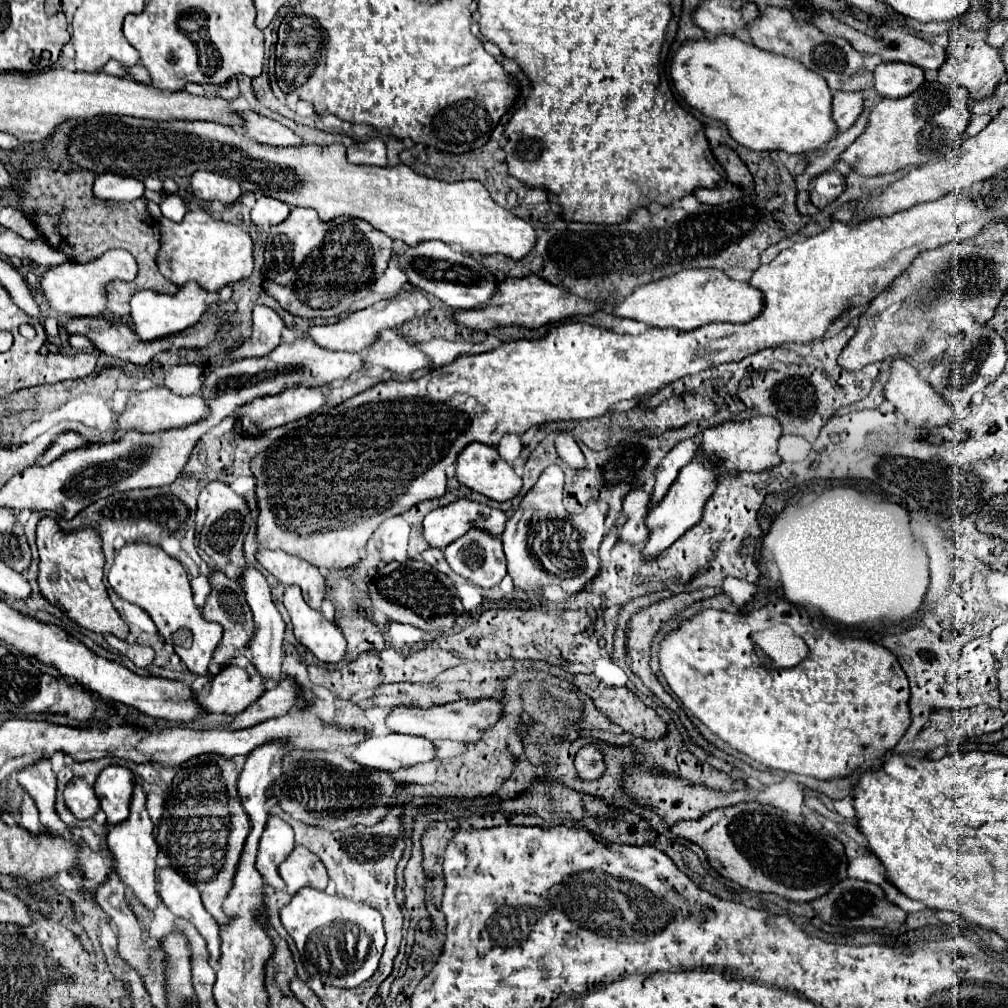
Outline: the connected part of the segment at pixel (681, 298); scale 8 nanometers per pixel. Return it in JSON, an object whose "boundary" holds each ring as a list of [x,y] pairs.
{"boundary":[[[681,270],[673,276],[665,276],[657,282],[637,288],[625,302],[621,302],[613,314],[621,318],[633,318],[657,328],[695,330],[713,322],[745,324],[759,316],[763,310],[763,294],[749,282],[729,278],[723,270]]]}

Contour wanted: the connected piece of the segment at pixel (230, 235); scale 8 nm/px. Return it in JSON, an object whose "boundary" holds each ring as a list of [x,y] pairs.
{"boundary":[[[189,210],[181,222],[161,218],[159,230],[161,248],[157,252],[157,268],[177,286],[195,280],[207,292],[219,292],[223,286],[243,280],[253,272],[253,242],[249,234],[235,224],[211,218],[205,210]]]}

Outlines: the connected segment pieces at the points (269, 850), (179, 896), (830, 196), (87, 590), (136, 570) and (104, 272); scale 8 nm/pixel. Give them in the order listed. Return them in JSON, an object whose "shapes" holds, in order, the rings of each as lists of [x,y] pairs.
{"shapes":[[[[269,816],[259,840],[257,870],[261,872],[263,880],[277,890],[285,888],[285,882],[279,876],[279,864],[285,860],[285,856],[289,856],[293,846],[293,828],[279,816]]],[[[165,868],[159,874],[159,896],[163,904],[177,916],[191,922],[199,934],[207,940],[207,948],[213,962],[219,962],[219,924],[203,908],[201,896],[195,886],[191,886],[173,868]]],[[[837,170],[823,172],[821,176],[817,176],[809,182],[808,190],[811,202],[817,208],[823,209],[844,192],[845,176]]],[[[43,518],[37,524],[37,548],[39,548],[39,588],[45,600],[61,608],[79,626],[97,634],[115,634],[125,640],[129,626],[121,620],[119,612],[113,608],[107,588],[103,584],[103,548],[101,536],[91,530],[63,532],[53,518]]],[[[127,544],[117,552],[107,578],[117,596],[137,604],[153,618],[159,634],[173,636],[175,652],[193,674],[207,674],[207,666],[221,640],[223,628],[215,622],[207,622],[201,610],[195,606],[189,576],[179,560],[171,558],[153,544]]],[[[109,250],[103,256],[97,256],[93,260],[89,260],[87,264],[73,264],[73,262],[63,262],[59,266],[49,268],[39,284],[41,284],[41,292],[43,298],[49,306],[49,310],[53,310],[55,314],[63,316],[63,318],[75,318],[75,316],[101,316],[105,310],[105,284],[121,278],[121,280],[133,280],[137,276],[137,262],[133,260],[133,256],[125,250]]]]}

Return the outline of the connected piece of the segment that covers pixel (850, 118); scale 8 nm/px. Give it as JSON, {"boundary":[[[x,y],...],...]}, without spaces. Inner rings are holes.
{"boundary":[[[835,92],[833,94],[833,122],[837,134],[851,128],[863,110],[863,92]]]}

